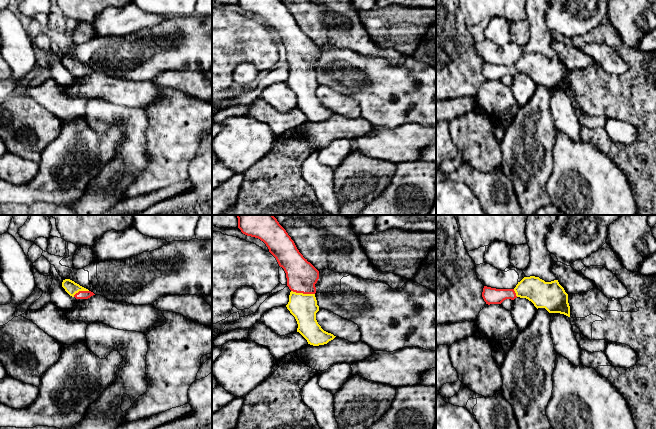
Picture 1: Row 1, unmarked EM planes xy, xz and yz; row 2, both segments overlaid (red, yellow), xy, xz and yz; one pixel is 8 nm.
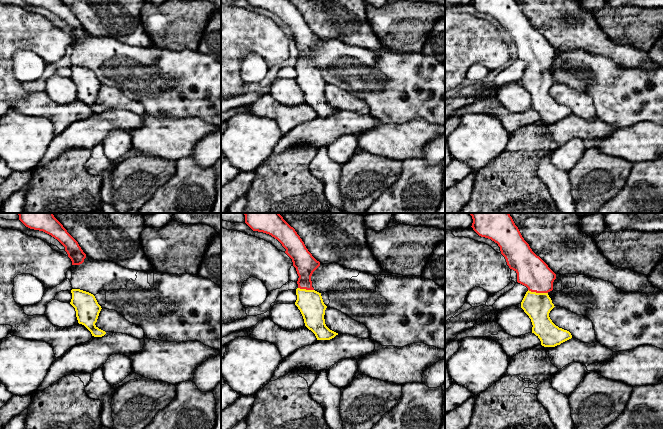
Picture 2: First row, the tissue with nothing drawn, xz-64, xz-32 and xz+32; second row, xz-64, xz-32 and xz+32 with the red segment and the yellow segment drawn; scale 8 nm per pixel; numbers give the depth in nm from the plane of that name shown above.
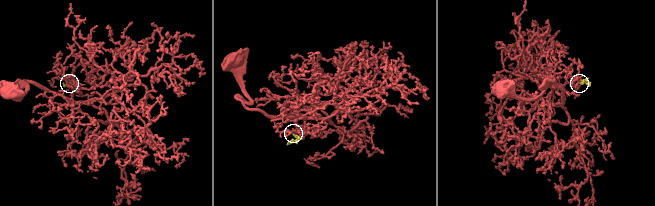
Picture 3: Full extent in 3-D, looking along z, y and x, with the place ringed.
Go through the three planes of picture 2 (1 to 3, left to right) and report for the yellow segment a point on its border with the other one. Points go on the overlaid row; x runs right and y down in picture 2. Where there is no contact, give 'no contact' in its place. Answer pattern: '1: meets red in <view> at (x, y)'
1: no contact
2: meets red in xz-32 at (306, 289)
3: meets red in xz+32 at (538, 292)

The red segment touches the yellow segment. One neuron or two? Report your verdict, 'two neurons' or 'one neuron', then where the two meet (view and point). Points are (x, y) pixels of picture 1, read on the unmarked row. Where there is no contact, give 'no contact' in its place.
one neuron; contact xz (303, 69)

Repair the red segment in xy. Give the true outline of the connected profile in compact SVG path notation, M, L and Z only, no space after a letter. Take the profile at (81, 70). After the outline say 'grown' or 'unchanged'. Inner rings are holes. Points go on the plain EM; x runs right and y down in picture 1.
M70 55L63 56L62 63L70 72L75 73L76 75L88 75L95 71L93 68L80 62Z; grown

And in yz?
M524 53L514 65L496 65L484 62L482 73L486 80L501 80L506 75L514 76L517 73L526 74L538 84L545 84L549 89L560 89L570 93L570 82L568 79L568 70L559 60L558 56L545 58L539 53Z; grown

